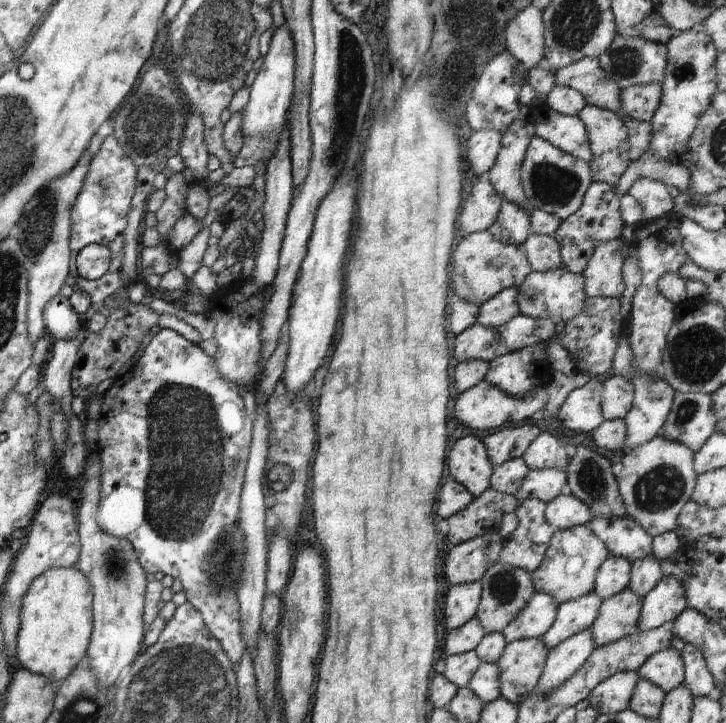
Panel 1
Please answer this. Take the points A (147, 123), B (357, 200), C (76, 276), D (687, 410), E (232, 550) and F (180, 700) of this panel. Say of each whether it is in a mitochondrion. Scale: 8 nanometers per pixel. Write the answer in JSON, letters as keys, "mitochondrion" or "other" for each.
{"A":"mitochondrion","B":"other","C":"other","D":"mitochondrion","E":"mitochondrion","F":"mitochondrion"}

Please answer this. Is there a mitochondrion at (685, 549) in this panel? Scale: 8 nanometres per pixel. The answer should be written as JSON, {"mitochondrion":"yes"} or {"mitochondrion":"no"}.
{"mitochondrion":"no"}

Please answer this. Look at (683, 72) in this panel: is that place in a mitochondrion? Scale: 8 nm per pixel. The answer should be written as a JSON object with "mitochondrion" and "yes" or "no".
{"mitochondrion":"yes"}

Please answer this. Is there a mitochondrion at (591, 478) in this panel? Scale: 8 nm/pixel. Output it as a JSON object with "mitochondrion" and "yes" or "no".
{"mitochondrion":"yes"}

